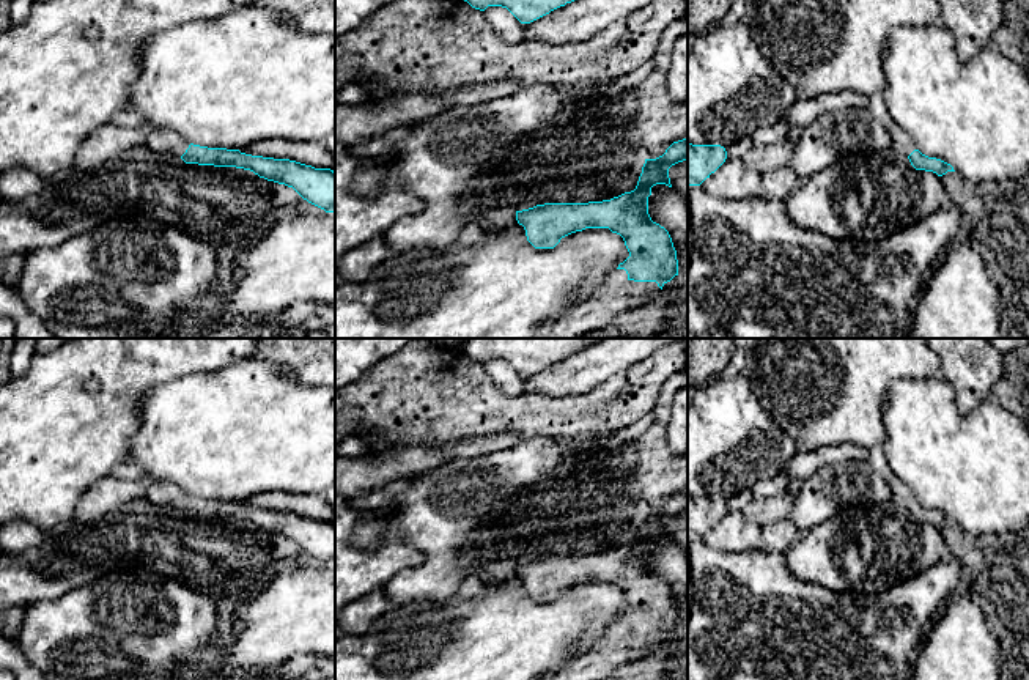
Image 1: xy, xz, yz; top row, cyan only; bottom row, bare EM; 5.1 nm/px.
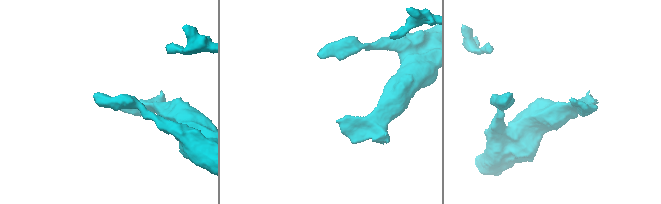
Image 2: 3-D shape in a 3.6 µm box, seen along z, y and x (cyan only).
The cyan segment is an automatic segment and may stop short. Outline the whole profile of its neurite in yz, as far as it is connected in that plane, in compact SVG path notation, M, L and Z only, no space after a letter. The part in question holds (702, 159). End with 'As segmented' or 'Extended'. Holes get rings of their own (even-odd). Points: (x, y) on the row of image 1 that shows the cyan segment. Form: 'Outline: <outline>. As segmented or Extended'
Outline: M688 142L688 187L700 186L727 159L721 145L692 145Z. As segmented

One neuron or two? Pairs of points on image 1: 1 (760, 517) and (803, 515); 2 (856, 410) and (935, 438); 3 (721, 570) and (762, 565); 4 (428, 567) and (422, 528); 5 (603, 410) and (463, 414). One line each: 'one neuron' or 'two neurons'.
1: two neurons
2: two neurons
3: one neuron
4: one neuron
5: one neuron

